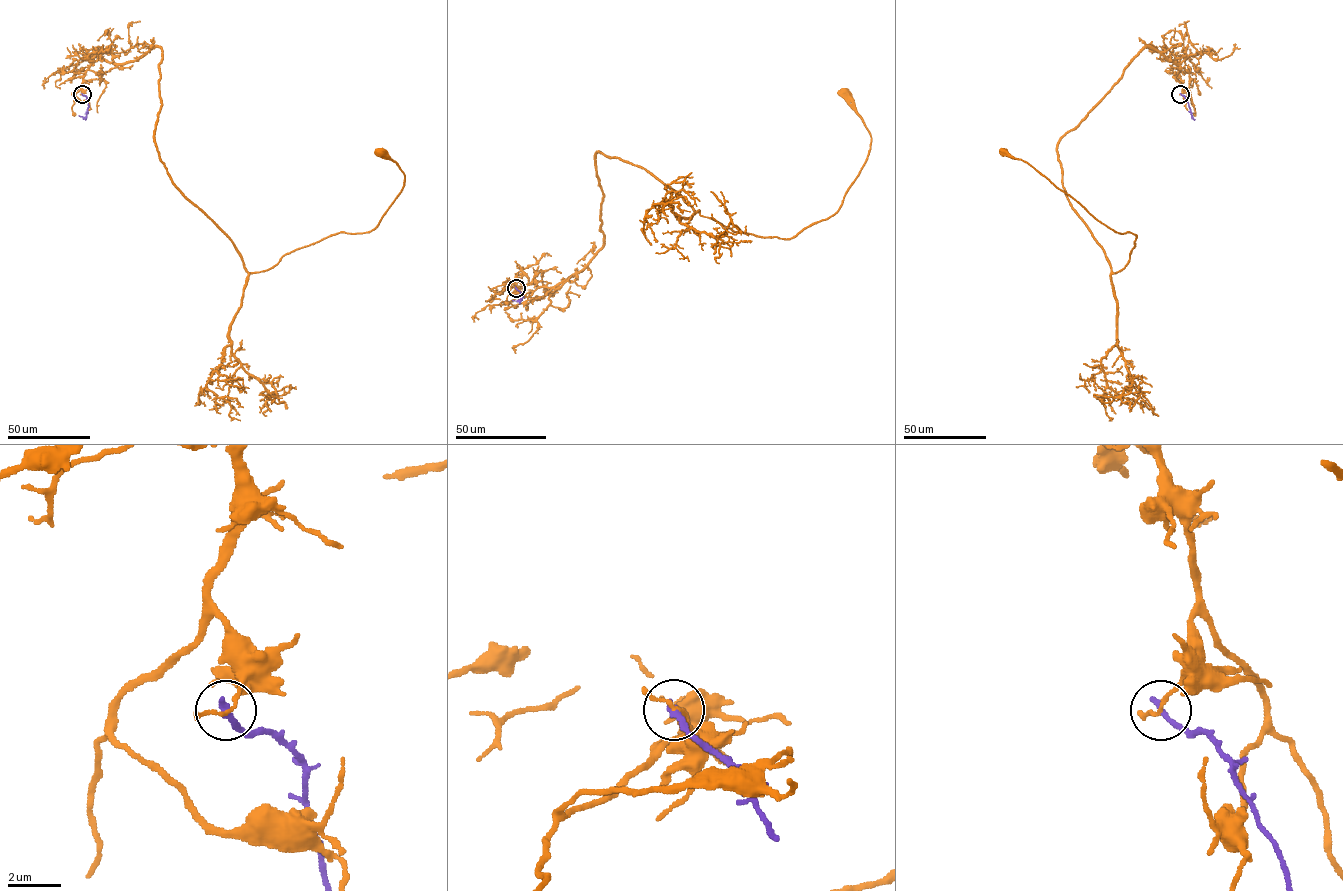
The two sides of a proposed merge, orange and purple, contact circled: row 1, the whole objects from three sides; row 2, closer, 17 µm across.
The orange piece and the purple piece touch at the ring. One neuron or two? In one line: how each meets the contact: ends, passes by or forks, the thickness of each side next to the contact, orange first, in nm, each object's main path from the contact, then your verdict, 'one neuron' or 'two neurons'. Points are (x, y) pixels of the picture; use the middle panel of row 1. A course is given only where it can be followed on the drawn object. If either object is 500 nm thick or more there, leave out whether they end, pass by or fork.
orange passes by; purple ends; calibres 130 and 240 nm; course orange (516, 288), (557, 286), (603, 246), (598, 152), (733, 231), (786, 238), (828, 219), (870, 147), (846, 92); course purple (516, 288), (523, 297), (512, 300); two neurons

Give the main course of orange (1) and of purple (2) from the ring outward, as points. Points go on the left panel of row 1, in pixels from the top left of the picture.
1: (82, 94), (95, 61), (161, 49), (160, 160), (249, 273), (374, 228), (405, 177), (382, 152)
2: (82, 94), (87, 97), (88, 107), (85, 117), (79, 115)

